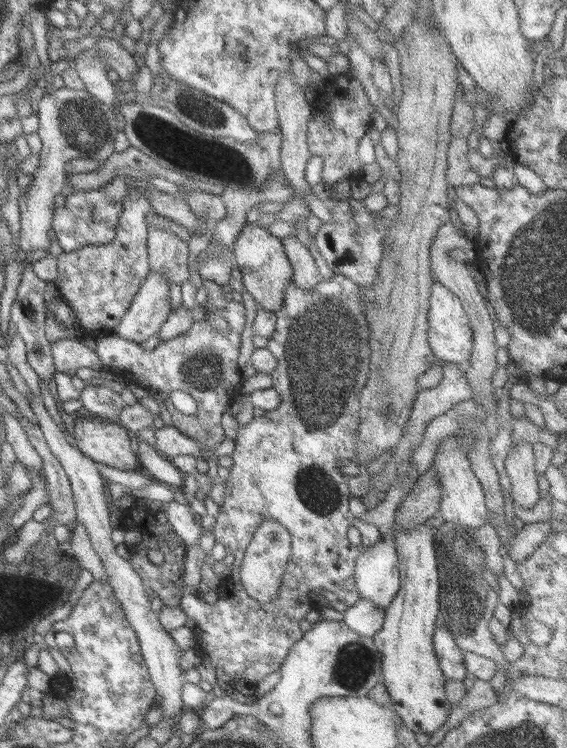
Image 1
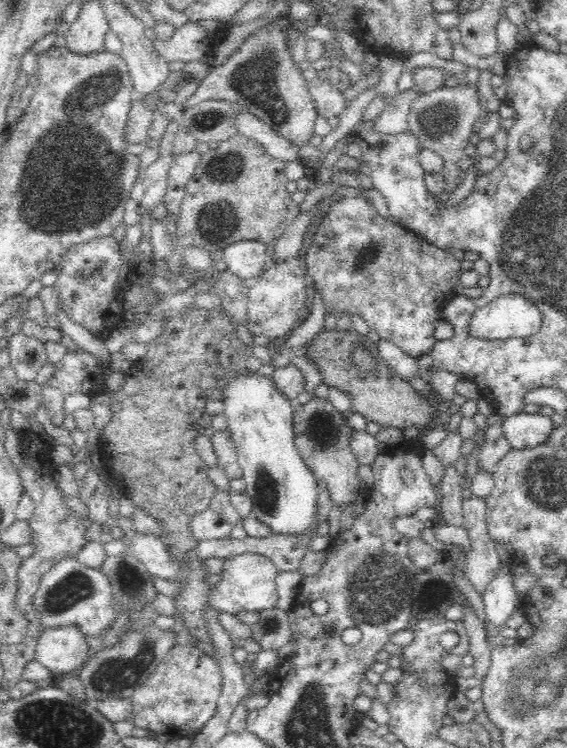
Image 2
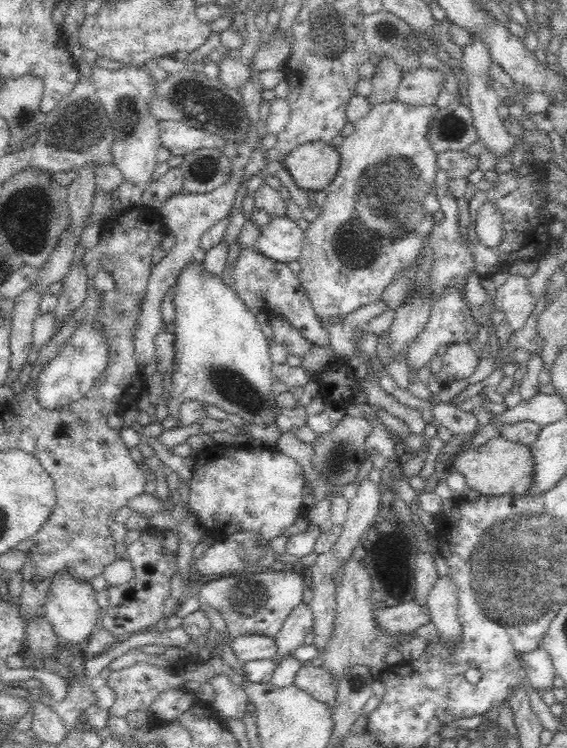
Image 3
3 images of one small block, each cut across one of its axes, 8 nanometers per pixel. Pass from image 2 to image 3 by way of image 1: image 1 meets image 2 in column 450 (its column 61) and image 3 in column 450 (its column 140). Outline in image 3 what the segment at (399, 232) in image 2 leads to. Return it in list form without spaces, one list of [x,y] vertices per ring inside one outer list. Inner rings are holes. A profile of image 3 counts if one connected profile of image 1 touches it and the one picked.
[[[444,171],[436,173],[435,187],[440,210],[444,214],[444,222],[436,224],[432,230],[432,234],[426,238],[426,246],[424,246],[424,257],[436,256],[436,264],[434,264],[434,293],[440,296],[447,287],[464,287],[468,272],[474,267],[471,249],[463,246],[462,238],[459,232],[459,208],[457,200],[450,193],[449,182],[451,178]]]

